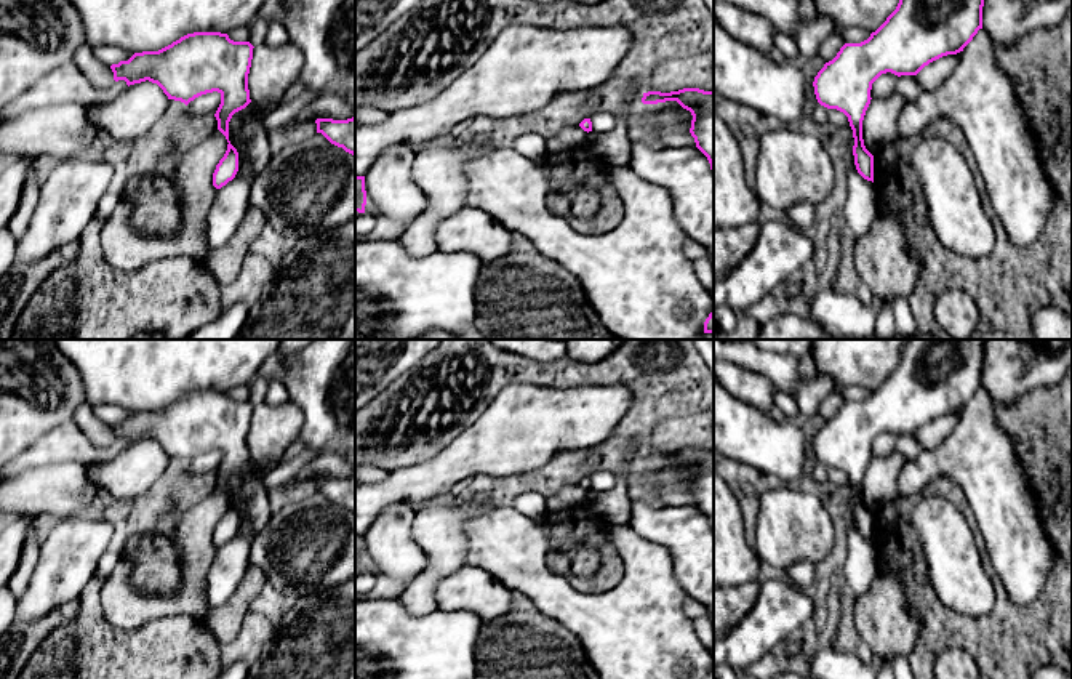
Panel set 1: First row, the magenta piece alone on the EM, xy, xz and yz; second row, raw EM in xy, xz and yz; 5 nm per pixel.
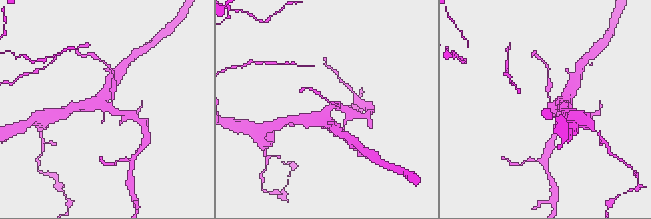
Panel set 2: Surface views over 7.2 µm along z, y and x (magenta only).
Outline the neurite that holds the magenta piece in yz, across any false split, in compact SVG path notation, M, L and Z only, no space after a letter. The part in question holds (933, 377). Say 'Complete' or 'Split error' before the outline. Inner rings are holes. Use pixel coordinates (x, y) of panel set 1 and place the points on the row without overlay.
Complete. M909 340L896 368L861 402L845 402L837 415L814 436L816 458L827 468L848 476L853 488L854 524L858 532L874 541L874 514L862 498L862 479L870 463L872 442L886 431L898 436L917 434L930 421L963 410L982 388L984 340Z

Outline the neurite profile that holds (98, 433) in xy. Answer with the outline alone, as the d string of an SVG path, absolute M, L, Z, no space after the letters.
M86 402L75 410L72 421L83 431L86 439L94 447L110 447L115 440L110 424L96 418L93 413L93 407Z

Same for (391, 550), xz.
M389 503L365 533L366 564L371 572L410 583L426 565L426 554L413 540L416 509Z

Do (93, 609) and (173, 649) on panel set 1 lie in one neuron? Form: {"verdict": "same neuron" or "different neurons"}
{"verdict": "same neuron"}

